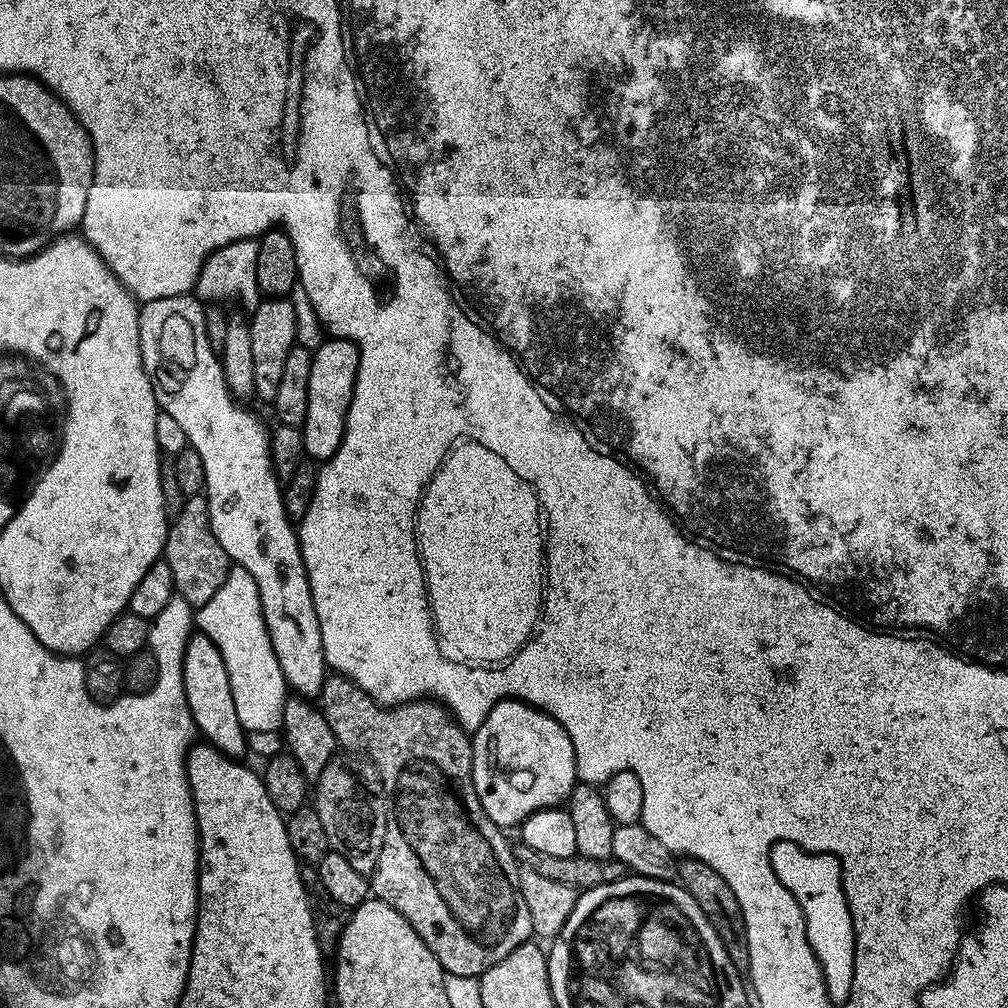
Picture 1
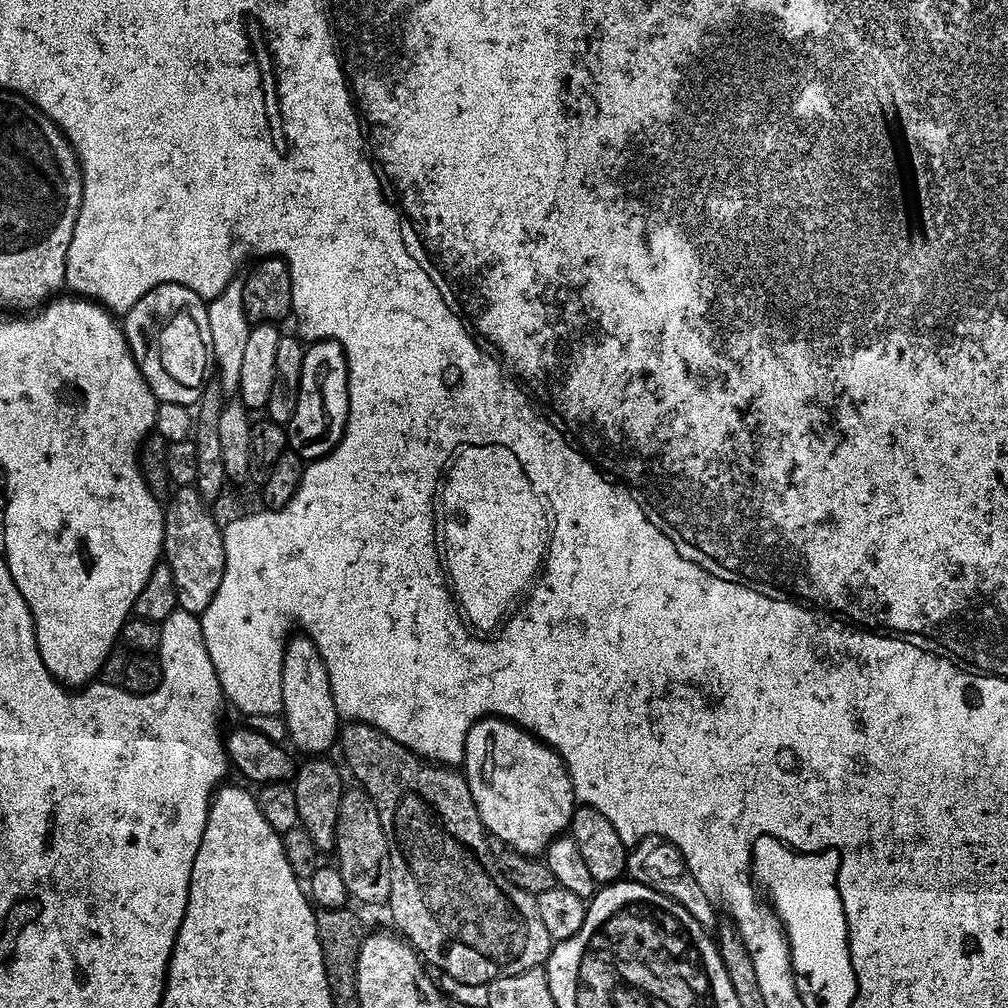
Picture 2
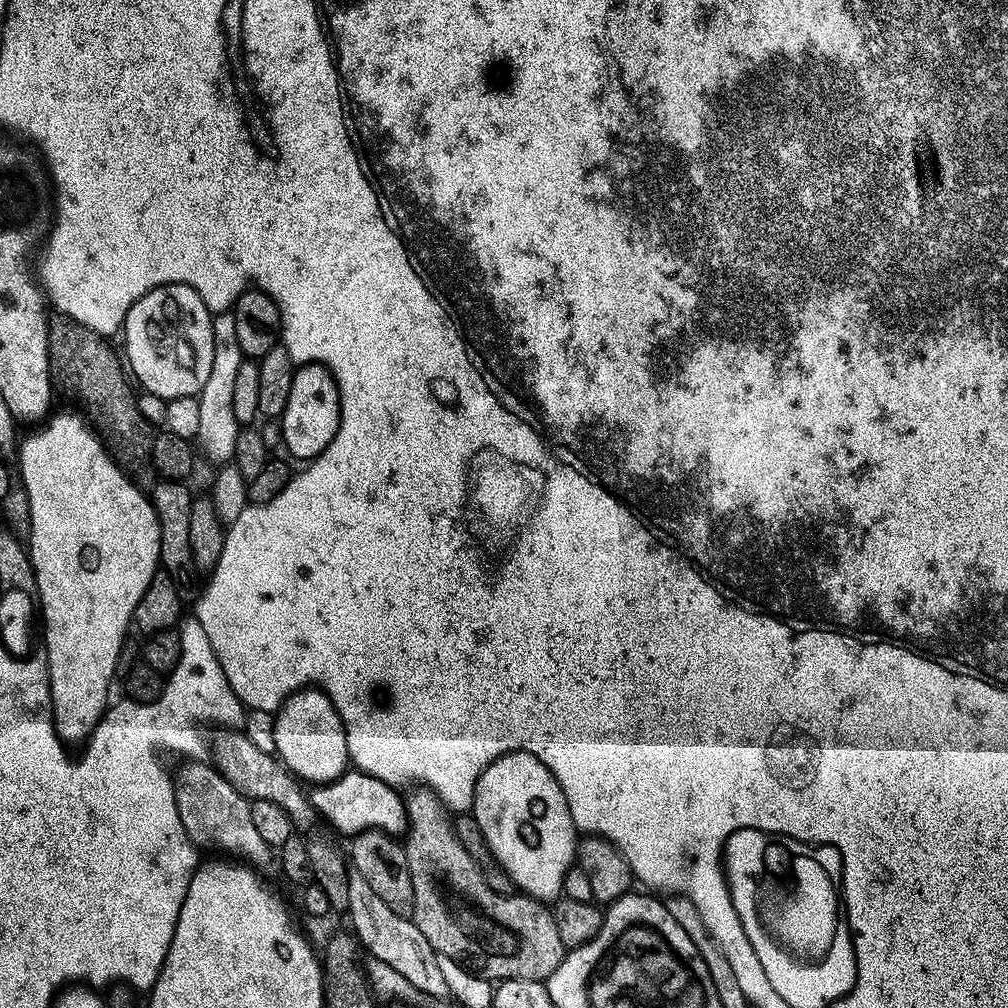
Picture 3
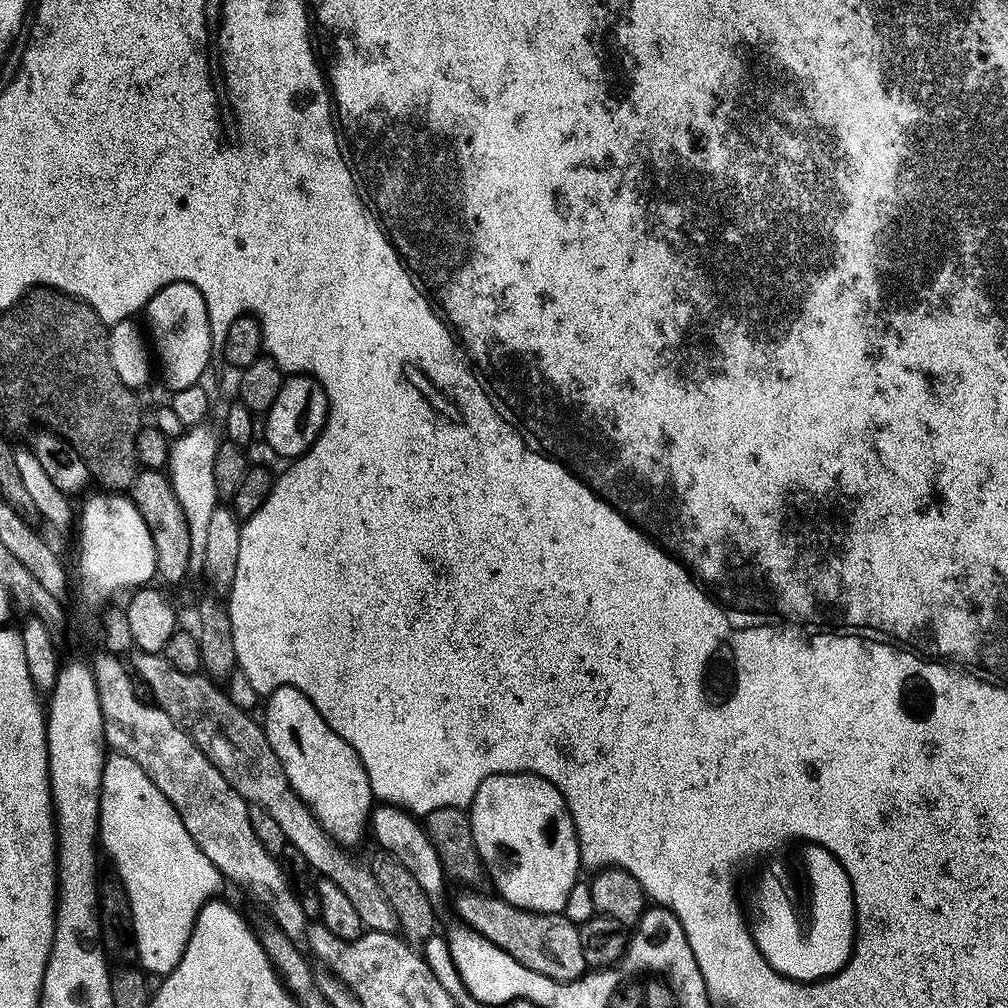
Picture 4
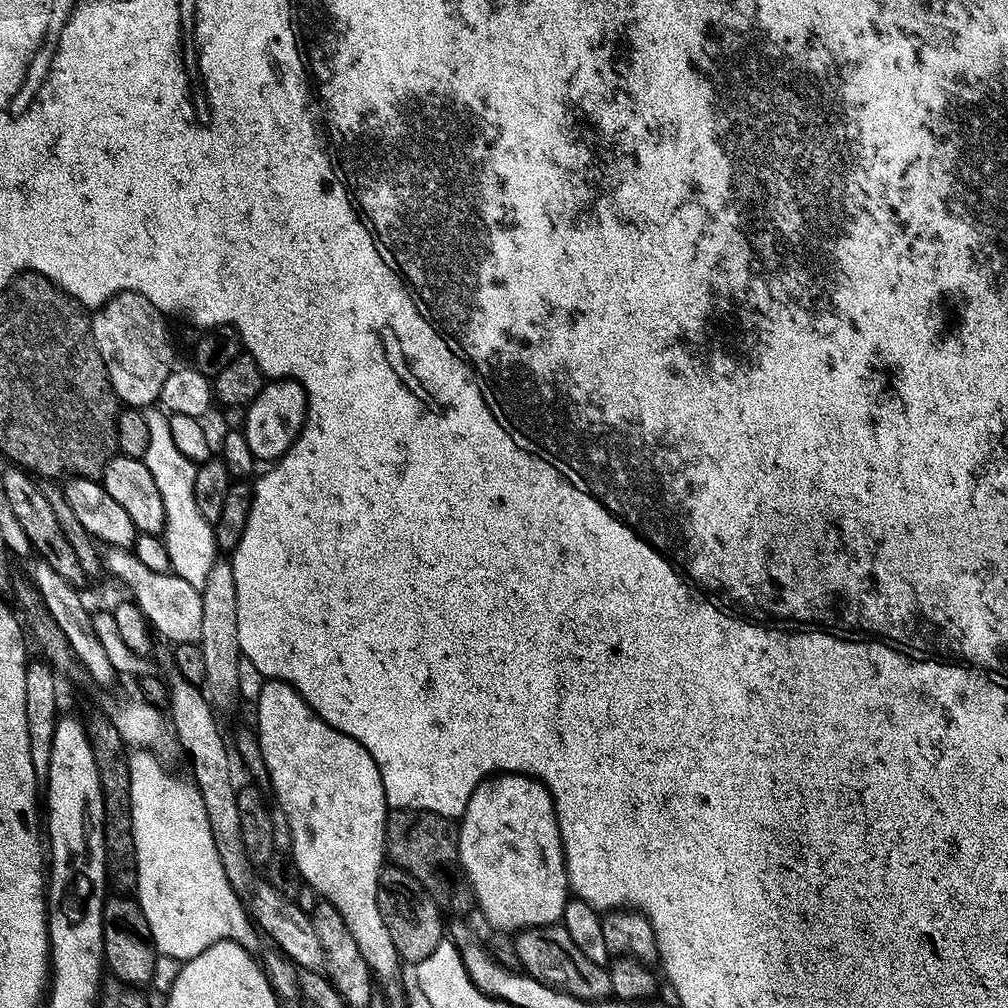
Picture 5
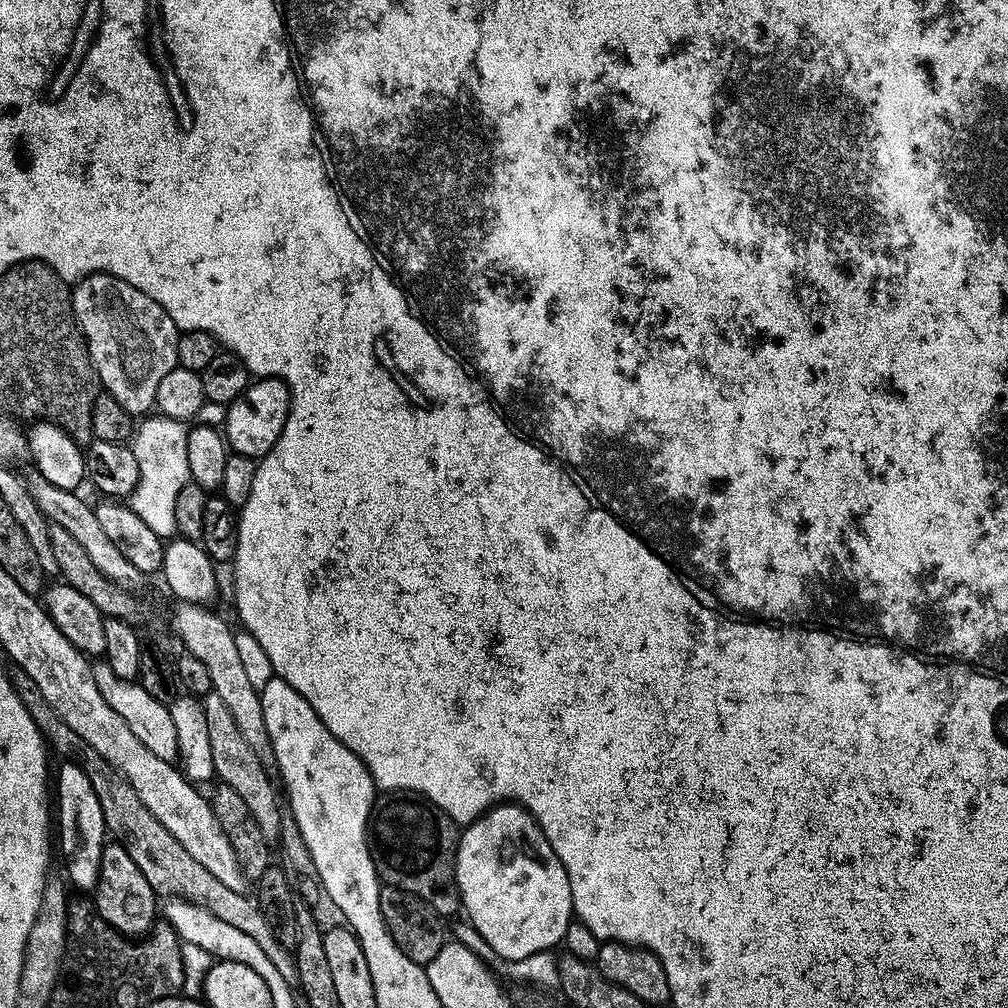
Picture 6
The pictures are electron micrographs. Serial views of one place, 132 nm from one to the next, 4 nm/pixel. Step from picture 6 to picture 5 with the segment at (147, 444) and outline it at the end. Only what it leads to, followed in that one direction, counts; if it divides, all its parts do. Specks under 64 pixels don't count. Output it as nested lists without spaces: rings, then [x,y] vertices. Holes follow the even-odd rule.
[[[149,411],[147,418],[150,446],[146,463],[150,474],[154,474],[154,482],[158,482],[158,494],[162,494],[162,506],[166,514],[162,540],[168,549],[170,568],[175,575],[186,578],[190,586],[202,589],[206,586],[206,578],[210,578],[210,570],[216,565],[218,549],[213,525],[206,518],[202,518],[198,511],[198,502],[194,500],[194,474],[197,465],[188,460],[174,444],[168,425],[169,417],[163,411]]]

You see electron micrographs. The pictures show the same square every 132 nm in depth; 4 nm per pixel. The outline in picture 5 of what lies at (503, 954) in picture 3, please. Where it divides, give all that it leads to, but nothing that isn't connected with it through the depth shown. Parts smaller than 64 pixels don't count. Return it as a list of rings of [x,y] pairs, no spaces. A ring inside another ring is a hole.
[[[557,922],[543,924],[537,928],[525,928],[517,931],[515,936],[516,956],[520,959],[521,964],[519,967],[535,980],[540,980],[549,988],[556,988],[560,992],[575,996],[577,1000],[607,1000],[612,996],[612,983],[608,968],[598,962],[590,962],[590,958],[586,958],[586,954],[582,954],[582,950],[578,950],[578,946],[574,946],[574,941],[570,939],[570,934],[566,934],[563,923]]]

